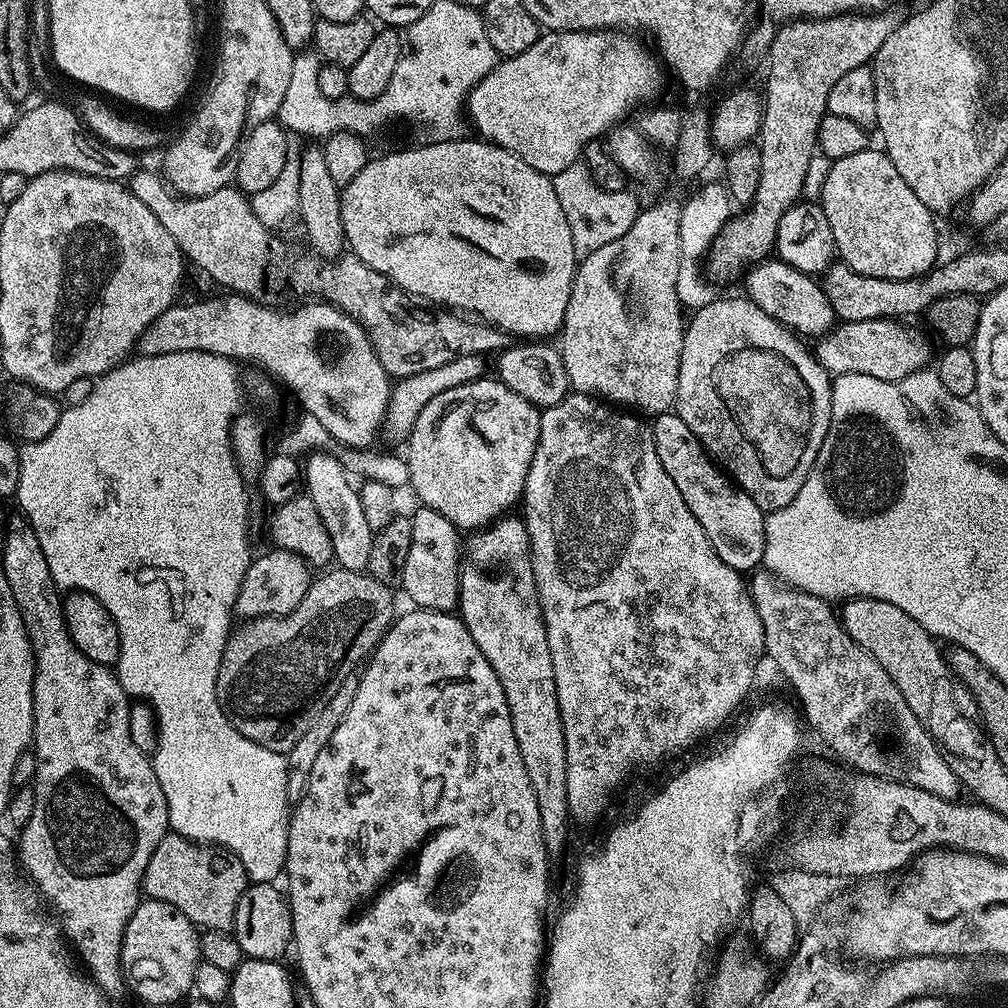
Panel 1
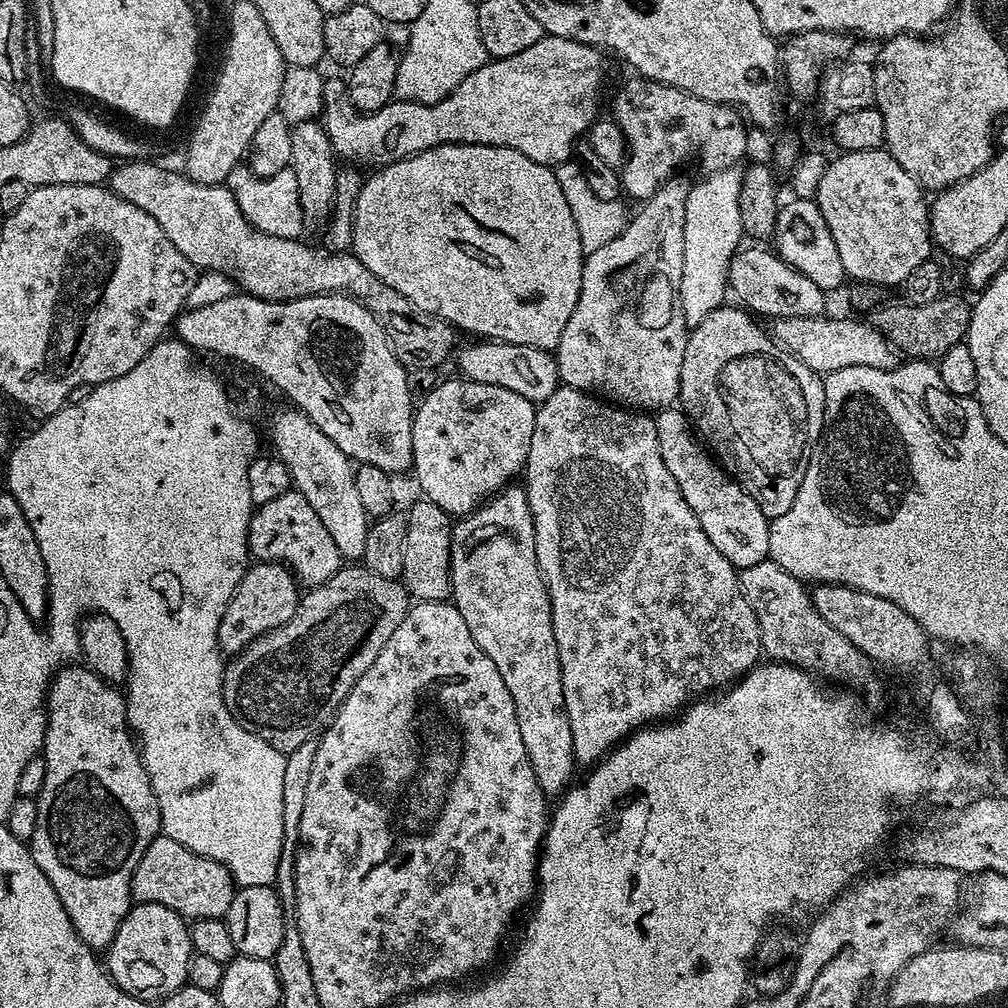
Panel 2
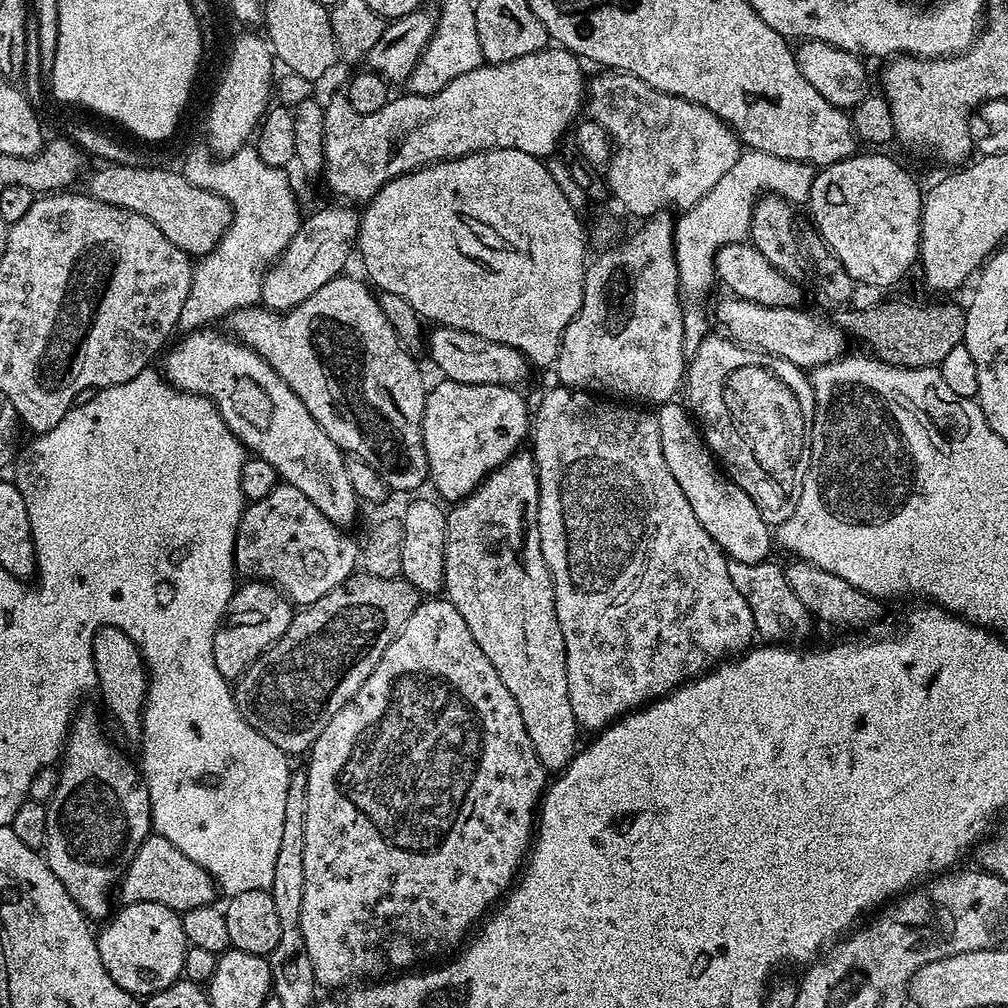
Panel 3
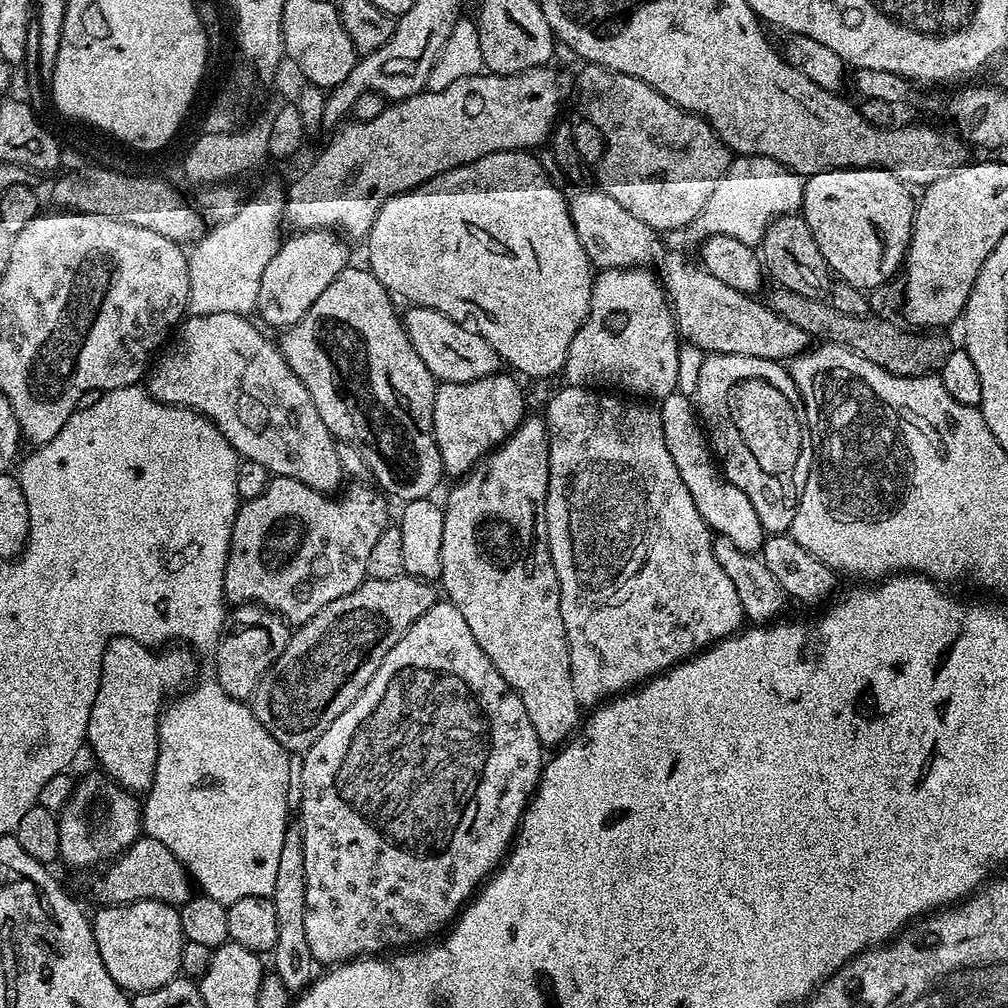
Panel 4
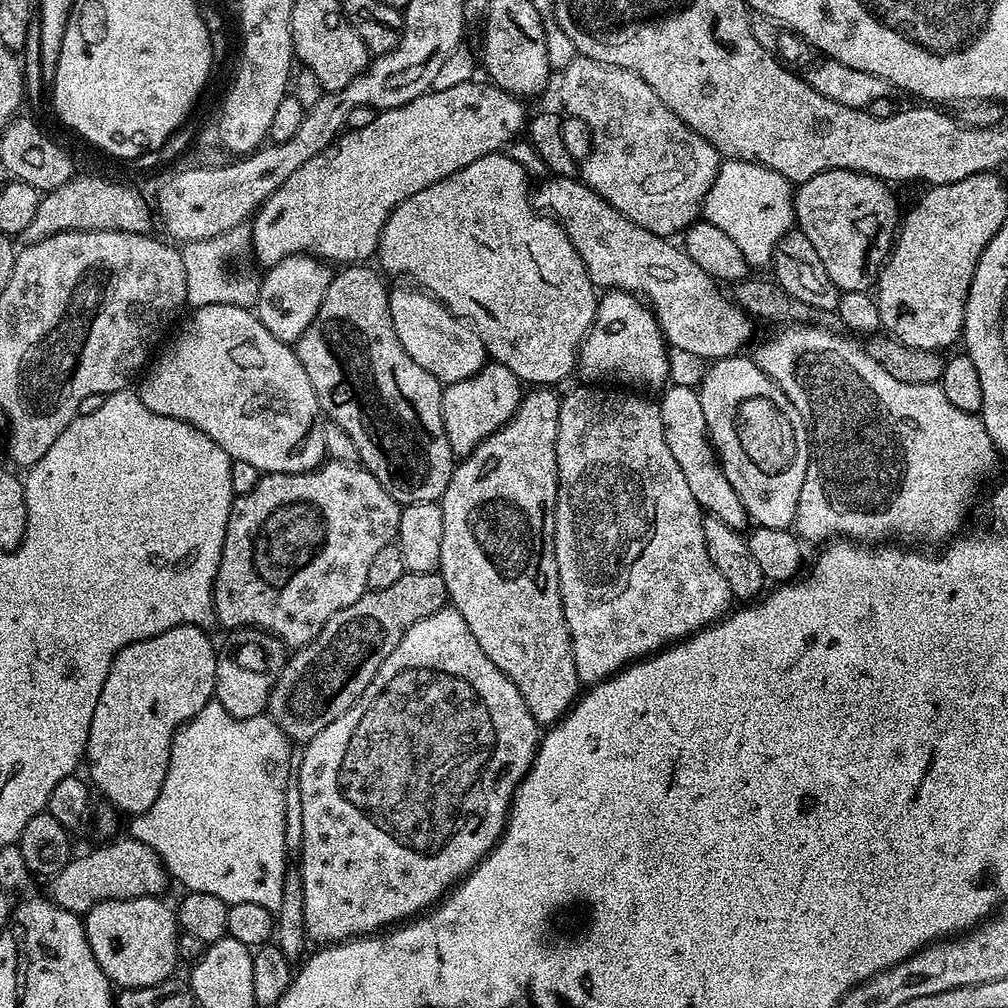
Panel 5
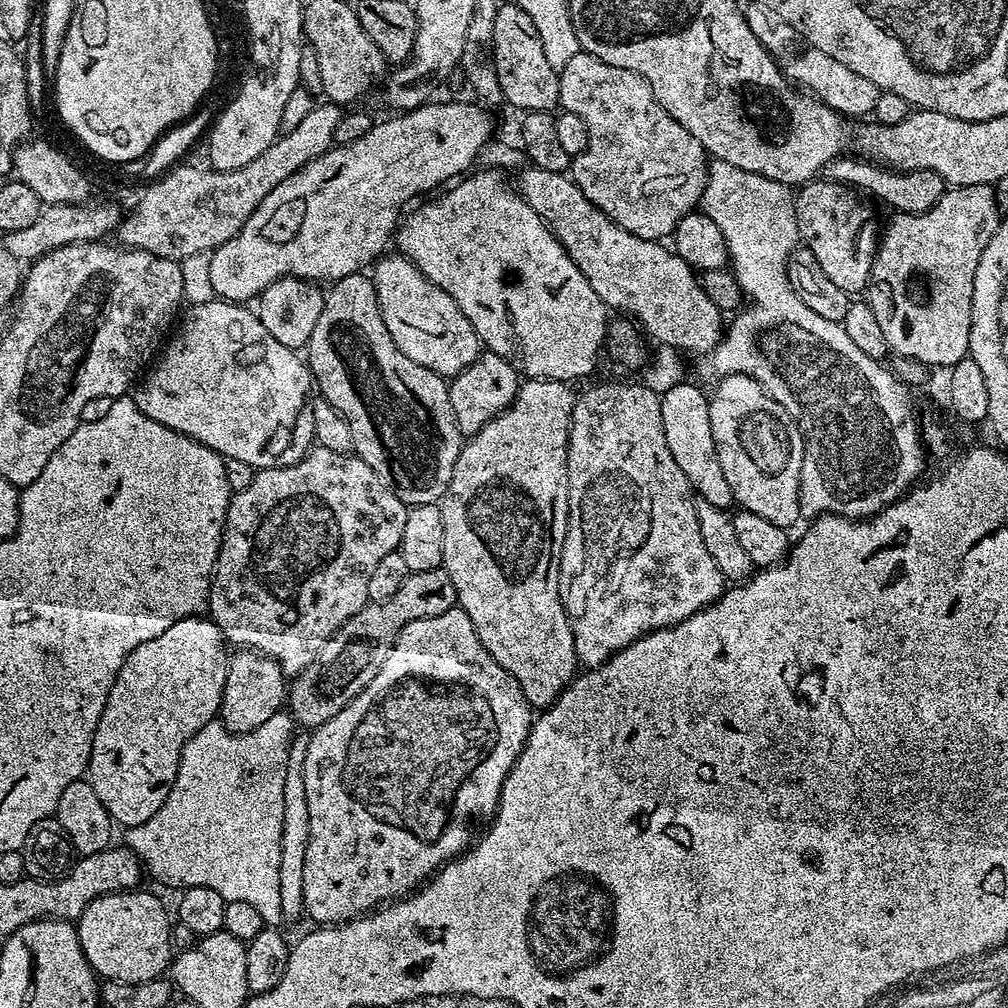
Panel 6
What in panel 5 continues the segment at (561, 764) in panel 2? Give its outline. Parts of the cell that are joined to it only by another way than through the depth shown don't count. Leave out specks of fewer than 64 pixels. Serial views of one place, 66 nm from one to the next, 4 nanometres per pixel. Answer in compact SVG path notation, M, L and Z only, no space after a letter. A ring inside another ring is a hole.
M536 386L532 392L523 397L518 410L511 416L501 428L492 432L469 456L463 457L453 467L452 477L446 486L443 496L438 503L442 510L442 554L440 555L440 577L446 582L446 590L451 607L466 618L466 626L470 626L470 634L478 638L478 646L482 646L482 654L518 686L518 694L522 694L522 702L526 702L526 710L535 718L537 725L551 726L560 721L572 705L578 699L578 693L582 685L576 667L574 666L574 654L572 653L572 639L566 626L564 607L560 597L560 583L558 582L558 562L554 550L554 514L556 513L556 495L558 494L558 458L556 457L556 439L558 438L558 410L561 397L555 396L553 389L548 386Z

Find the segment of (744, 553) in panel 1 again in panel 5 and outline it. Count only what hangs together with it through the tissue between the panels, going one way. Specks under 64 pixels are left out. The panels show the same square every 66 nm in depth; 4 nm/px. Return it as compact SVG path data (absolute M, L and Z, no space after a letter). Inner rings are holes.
M673 383L663 389L658 403L662 414L662 426L666 434L666 446L670 446L670 454L674 454L694 498L700 503L707 515L726 522L726 526L744 530L749 527L748 512L742 506L742 498L734 491L734 486L726 482L726 474L720 469L720 461L716 459L716 450L708 438L706 417L702 415L700 393L695 387L687 388L684 384Z

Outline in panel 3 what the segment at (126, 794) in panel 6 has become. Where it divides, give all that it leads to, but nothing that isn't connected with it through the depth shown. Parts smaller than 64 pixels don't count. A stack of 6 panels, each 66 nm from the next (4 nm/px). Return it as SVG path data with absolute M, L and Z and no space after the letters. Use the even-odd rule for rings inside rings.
M107 624L105 628L100 628L92 639L92 649L94 650L94 662L96 663L96 683L98 693L104 699L106 707L112 711L112 716L116 719L116 724L128 736L134 738L141 735L141 712L144 711L145 696L148 690L149 676L144 666L144 658L140 654L140 649L136 643L120 628L115 628Z

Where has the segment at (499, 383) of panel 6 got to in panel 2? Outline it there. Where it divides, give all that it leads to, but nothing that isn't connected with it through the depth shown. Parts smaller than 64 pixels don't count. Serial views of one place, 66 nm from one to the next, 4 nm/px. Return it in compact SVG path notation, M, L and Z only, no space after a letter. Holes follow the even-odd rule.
M467 378L461 380L448 380L440 384L420 405L416 408L416 416L411 417L412 421L412 466L411 471L416 472L416 480L420 483L423 499L434 502L452 518L468 518L477 511L489 498L497 495L501 490L509 487L510 482L516 475L525 471L528 455L530 454L530 442L534 438L534 422L536 421L537 405L530 403L522 394L514 394L514 390L506 390L502 386L490 386L479 384Z

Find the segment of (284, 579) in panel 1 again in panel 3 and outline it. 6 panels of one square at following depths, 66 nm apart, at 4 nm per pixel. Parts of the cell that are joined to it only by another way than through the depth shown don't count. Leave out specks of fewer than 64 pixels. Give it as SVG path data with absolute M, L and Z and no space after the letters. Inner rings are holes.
M259 578L241 583L232 593L224 616L220 619L220 629L214 634L214 662L224 679L229 682L239 680L271 644L286 634L293 615L292 601L276 585Z

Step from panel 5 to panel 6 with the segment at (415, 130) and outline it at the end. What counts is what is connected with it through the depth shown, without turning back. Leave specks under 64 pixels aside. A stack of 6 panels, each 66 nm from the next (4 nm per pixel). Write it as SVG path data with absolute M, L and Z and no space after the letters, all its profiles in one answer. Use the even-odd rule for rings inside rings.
M448 100L445 104L432 103L425 102L419 108L409 108L401 111L399 114L392 114L389 120L384 120L381 124L380 121L373 123L370 131L362 134L362 138L354 138L354 142L349 144L336 144L329 148L326 154L314 158L314 162L306 162L306 166L302 166L302 170L290 174L290 178L286 178L286 182L282 182L282 186L274 186L274 190L270 190L270 194L266 194L266 198L262 198L262 206L258 206L258 210L254 210L254 214L250 214L250 218L246 218L246 226L242 226L242 230L238 230L238 234L234 238L230 238L230 242L218 246L215 252L211 253L211 260L209 262L210 280L213 283L215 295L221 300L252 302L271 283L282 279L284 276L296 276L298 279L308 282L321 282L320 280L335 282L346 278L350 274L367 269L367 264L369 263L369 267L385 251L383 248L390 244L402 213L413 203L411 200L415 196L421 195L420 197L423 197L425 194L435 193L441 186L463 177L477 163L477 156L484 144L493 139L492 116L488 113L491 111L487 107L481 106L476 102L467 104L464 100Z

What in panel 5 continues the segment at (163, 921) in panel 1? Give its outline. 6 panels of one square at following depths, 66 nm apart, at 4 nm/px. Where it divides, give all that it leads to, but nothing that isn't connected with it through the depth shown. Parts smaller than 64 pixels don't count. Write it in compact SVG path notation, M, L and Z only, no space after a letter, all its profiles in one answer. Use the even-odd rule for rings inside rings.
M155 896L107 900L96 904L83 917L86 938L98 966L113 985L120 988L145 988L169 979L178 965L176 913Z

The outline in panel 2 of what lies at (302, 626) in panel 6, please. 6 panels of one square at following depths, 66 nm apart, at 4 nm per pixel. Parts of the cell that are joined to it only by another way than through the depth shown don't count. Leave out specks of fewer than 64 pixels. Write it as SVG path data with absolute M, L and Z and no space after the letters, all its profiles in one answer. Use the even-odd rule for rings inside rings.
M295 490L268 500L253 511L248 527L248 550L257 561L289 565L296 573L297 581L304 586L324 584L342 567L342 557L338 554L338 546L334 546L334 538L330 538L330 530L326 530L326 526L322 526L322 518L314 514L314 506L310 506L304 495Z

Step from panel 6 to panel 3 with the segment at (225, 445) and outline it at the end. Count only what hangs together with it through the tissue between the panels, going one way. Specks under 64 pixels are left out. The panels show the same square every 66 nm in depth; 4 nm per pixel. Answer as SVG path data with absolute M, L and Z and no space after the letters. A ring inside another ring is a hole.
M204 326L197 331L189 331L180 336L182 338L176 345L173 343L167 349L168 358L162 372L168 383L174 388L193 392L212 401L222 414L226 426L230 426L230 430L244 443L245 449L253 457L270 462L283 483L302 490L302 494L306 494L306 498L310 498L310 502L314 502L314 506L318 506L318 510L322 510L330 522L334 522L341 530L347 529L347 524L356 520L358 501L354 486L350 486L345 453L334 442L330 442L330 438L326 438L326 430L314 422L314 414L306 410L302 398L298 398L298 394L294 394L294 390L290 390L290 386L278 378L274 369L254 349L247 348L235 338L229 338L223 331L220 333L211 330L211 327Z

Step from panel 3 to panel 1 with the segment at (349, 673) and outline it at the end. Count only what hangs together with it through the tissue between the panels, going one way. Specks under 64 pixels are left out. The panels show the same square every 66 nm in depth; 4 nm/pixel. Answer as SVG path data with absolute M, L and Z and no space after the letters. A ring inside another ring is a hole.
M339 566L333 567L333 569L333 572L328 572L325 576L317 575L313 579L307 594L302 598L302 602L294 610L290 610L290 614L249 619L247 622L241 623L244 625L240 629L237 627L228 637L228 644L222 654L222 662L218 666L218 702L234 729L240 731L246 738L250 738L250 742L258 742L258 746L266 746L275 752L287 754L294 746L294 742L298 742L298 738L302 738L302 734L306 734L306 730L310 730L314 718L318 718L318 714L322 714L322 710L326 710L330 698L334 698L334 694L338 694L338 686L342 686L342 682L346 682L346 678L355 673L376 651L376 645L384 637L394 619L394 611L392 612L393 589L389 585L378 582L373 576L369 576L367 571L351 572Z

